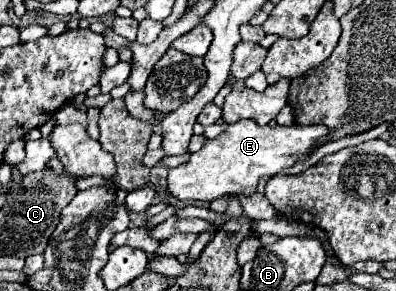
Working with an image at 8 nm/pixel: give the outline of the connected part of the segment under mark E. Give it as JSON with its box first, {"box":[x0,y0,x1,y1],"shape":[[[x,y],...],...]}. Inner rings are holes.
{"box":[166,120,328,202],"shape":[[[240,120],[224,128],[216,138],[194,152],[188,162],[168,170],[166,192],[178,200],[200,200],[212,202],[228,194],[252,196],[260,178],[274,176],[284,168],[290,168],[298,160],[308,158],[314,150],[312,144],[318,138],[328,136],[326,126],[258,126],[254,120]]]}

